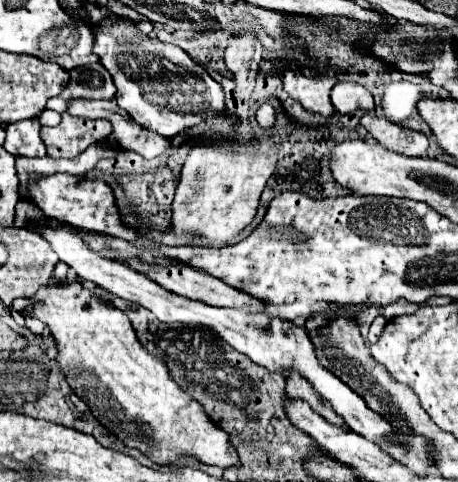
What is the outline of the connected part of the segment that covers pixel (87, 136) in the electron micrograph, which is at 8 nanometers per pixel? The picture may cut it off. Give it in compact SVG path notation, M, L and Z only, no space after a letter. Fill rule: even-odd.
M63 113L63 121L57 127L41 127L41 141L45 143L49 157L69 159L111 133L111 123L105 119L71 117L69 113Z

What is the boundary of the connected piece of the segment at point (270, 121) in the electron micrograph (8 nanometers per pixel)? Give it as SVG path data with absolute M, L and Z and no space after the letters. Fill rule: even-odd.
M263 103L263 105L257 109L255 119L257 119L257 123L259 123L259 127L261 127L263 131L269 131L269 129L275 125L275 109L273 109L273 105L271 105L271 103Z

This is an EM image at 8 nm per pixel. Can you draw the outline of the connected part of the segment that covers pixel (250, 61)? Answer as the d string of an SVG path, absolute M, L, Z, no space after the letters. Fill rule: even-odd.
M231 35L225 49L225 63L235 71L235 85L239 97L249 97L255 87L255 75L263 59L263 45L257 35Z

